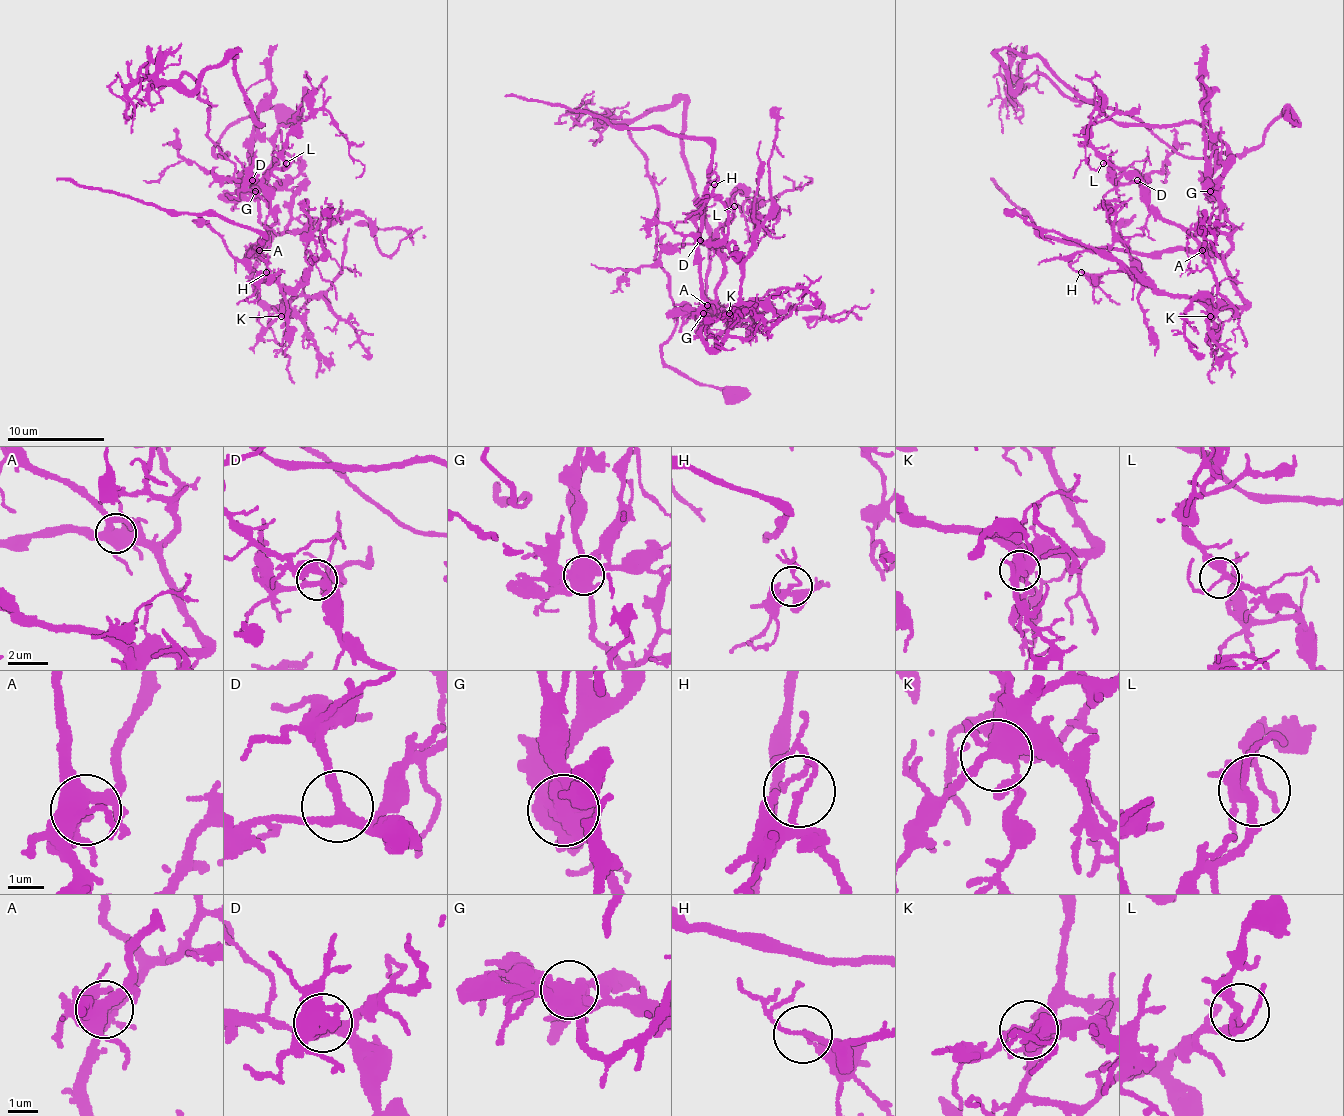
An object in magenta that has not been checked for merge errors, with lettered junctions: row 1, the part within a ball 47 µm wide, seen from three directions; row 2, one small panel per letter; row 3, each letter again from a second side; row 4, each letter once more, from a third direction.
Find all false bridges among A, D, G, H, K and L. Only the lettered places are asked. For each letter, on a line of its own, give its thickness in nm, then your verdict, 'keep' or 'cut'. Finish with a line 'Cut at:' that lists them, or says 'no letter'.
A: calibre 480 nm; keep
D: calibre 260 nm; keep
G: calibre 650 nm; cut
H: calibre 140 nm; keep
K: calibre 400 nm; keep
L: calibre 220 nm; keep
Cut at: G

